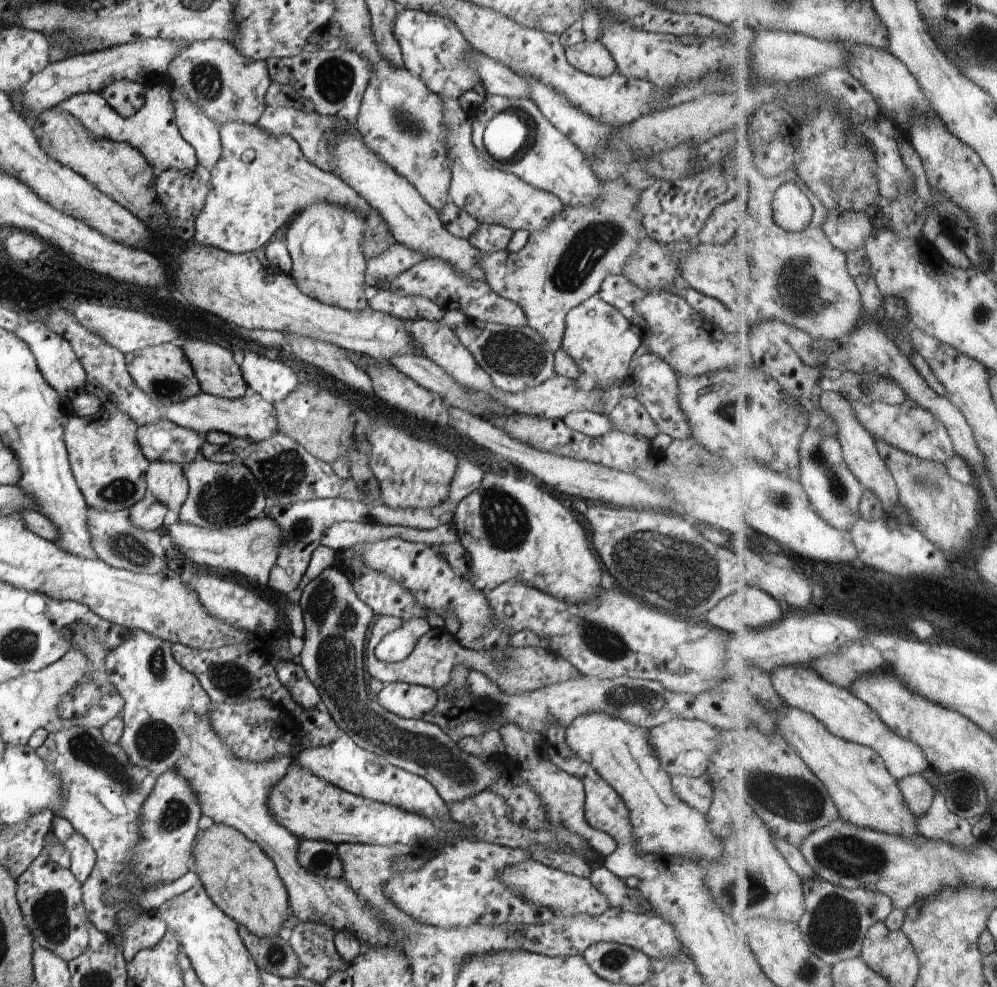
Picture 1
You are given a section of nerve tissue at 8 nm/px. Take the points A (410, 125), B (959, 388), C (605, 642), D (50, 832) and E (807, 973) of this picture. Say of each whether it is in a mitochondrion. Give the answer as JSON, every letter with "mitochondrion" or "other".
{"A":"mitochondrion","B":"other","C":"mitochondrion","D":"other","E":"mitochondrion"}

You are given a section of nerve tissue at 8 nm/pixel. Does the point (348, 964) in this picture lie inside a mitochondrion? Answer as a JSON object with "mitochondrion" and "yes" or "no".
{"mitochondrion":"no"}

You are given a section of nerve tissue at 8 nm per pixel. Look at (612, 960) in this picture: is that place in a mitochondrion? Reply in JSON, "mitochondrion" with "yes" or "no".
{"mitochondrion":"yes"}

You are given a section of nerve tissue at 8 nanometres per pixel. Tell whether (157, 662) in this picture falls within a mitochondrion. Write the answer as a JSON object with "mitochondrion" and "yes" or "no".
{"mitochondrion":"yes"}

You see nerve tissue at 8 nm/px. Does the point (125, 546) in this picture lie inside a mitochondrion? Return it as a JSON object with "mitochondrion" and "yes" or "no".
{"mitochondrion":"yes"}

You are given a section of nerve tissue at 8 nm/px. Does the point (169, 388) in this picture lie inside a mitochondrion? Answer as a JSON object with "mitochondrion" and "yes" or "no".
{"mitochondrion":"yes"}

